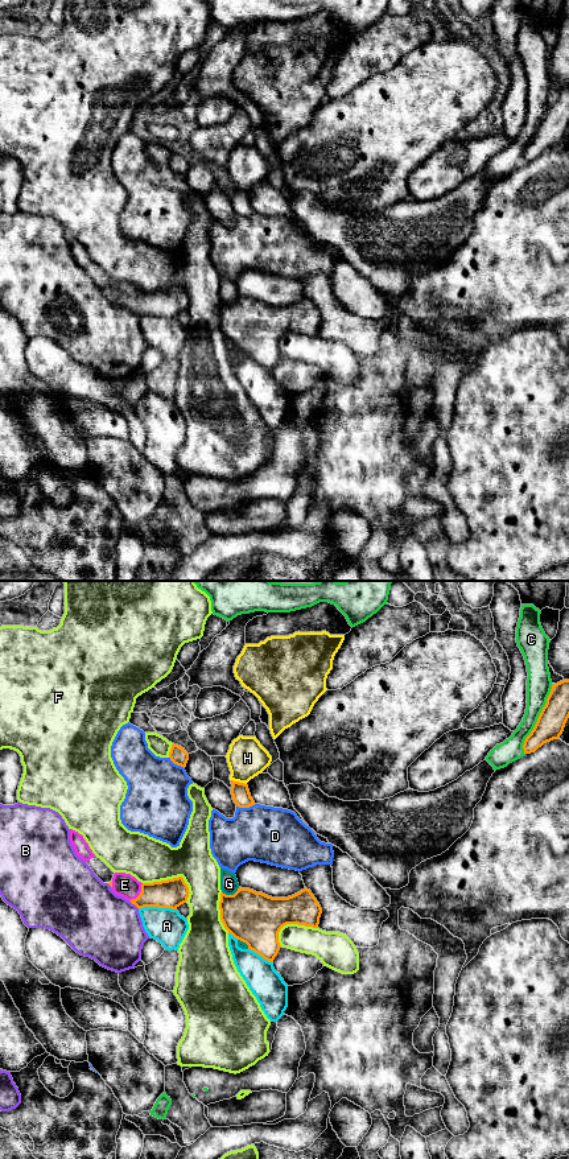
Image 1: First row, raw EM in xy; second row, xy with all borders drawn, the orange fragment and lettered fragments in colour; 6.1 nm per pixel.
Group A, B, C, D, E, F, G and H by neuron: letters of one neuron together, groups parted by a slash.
A / B / C / D / E / F / G / H

